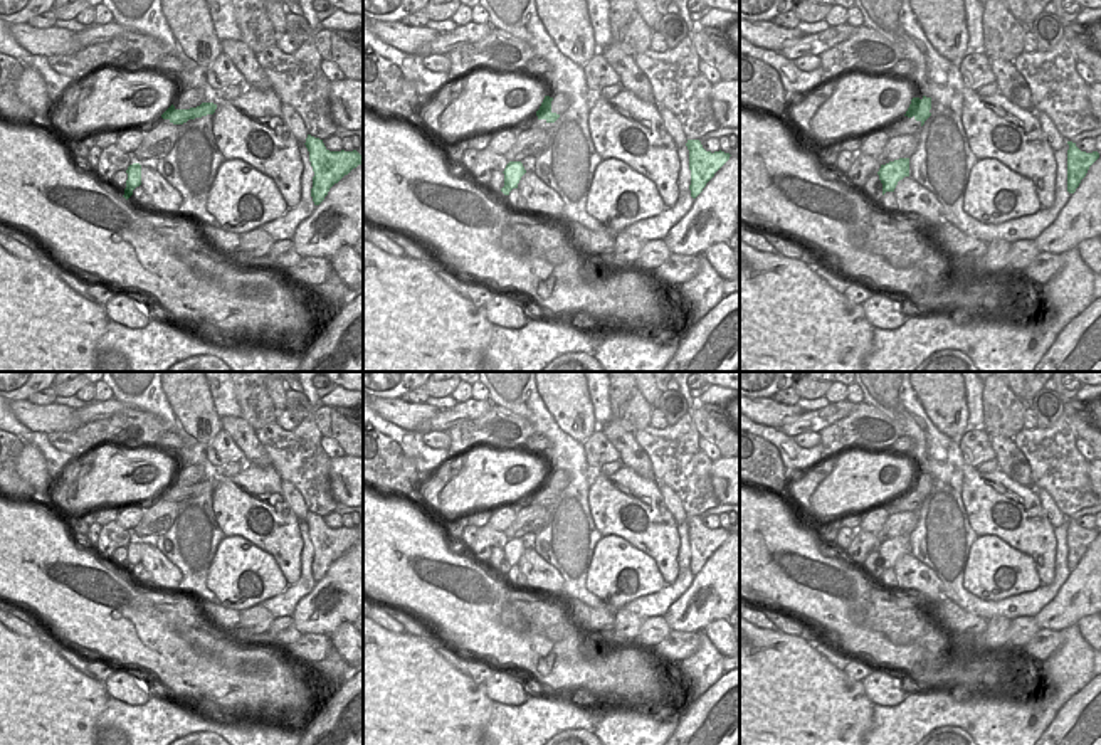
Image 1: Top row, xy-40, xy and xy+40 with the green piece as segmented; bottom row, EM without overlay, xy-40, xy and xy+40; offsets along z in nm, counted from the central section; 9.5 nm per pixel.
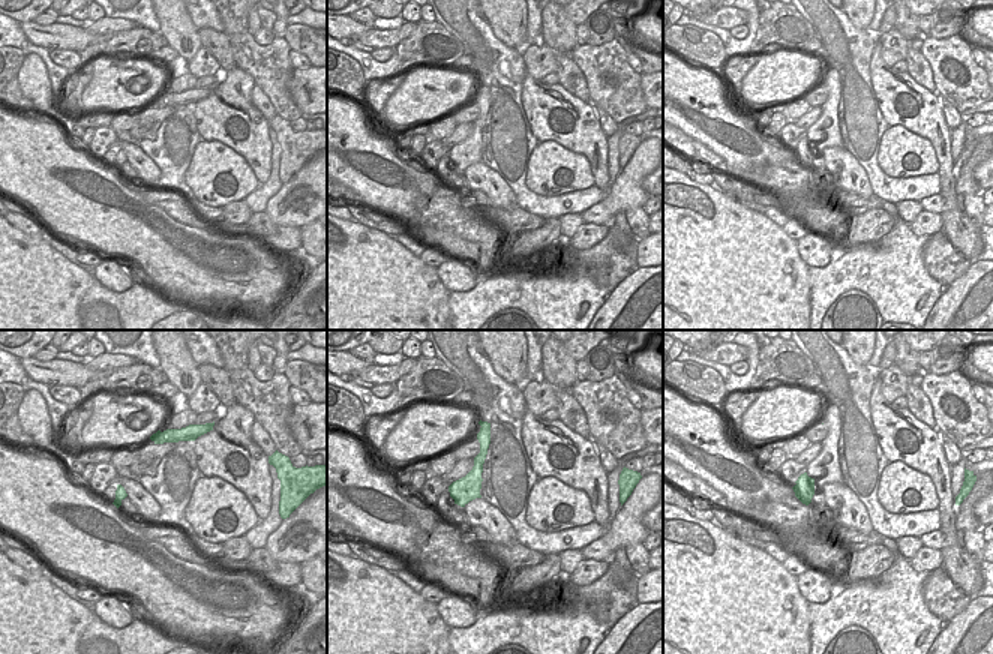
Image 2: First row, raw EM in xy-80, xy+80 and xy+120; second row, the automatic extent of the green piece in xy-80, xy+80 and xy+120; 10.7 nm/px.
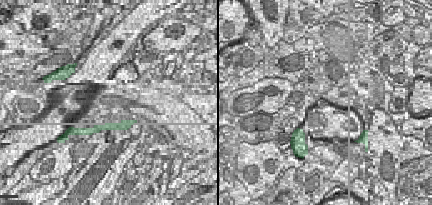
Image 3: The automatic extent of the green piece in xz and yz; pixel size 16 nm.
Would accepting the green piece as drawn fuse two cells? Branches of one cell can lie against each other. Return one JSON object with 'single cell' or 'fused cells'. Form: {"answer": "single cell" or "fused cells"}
{"answer": "fused cells"}

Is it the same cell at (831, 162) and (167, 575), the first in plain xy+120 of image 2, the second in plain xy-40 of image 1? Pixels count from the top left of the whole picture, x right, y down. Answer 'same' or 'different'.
same

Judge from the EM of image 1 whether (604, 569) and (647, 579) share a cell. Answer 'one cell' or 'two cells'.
one cell

